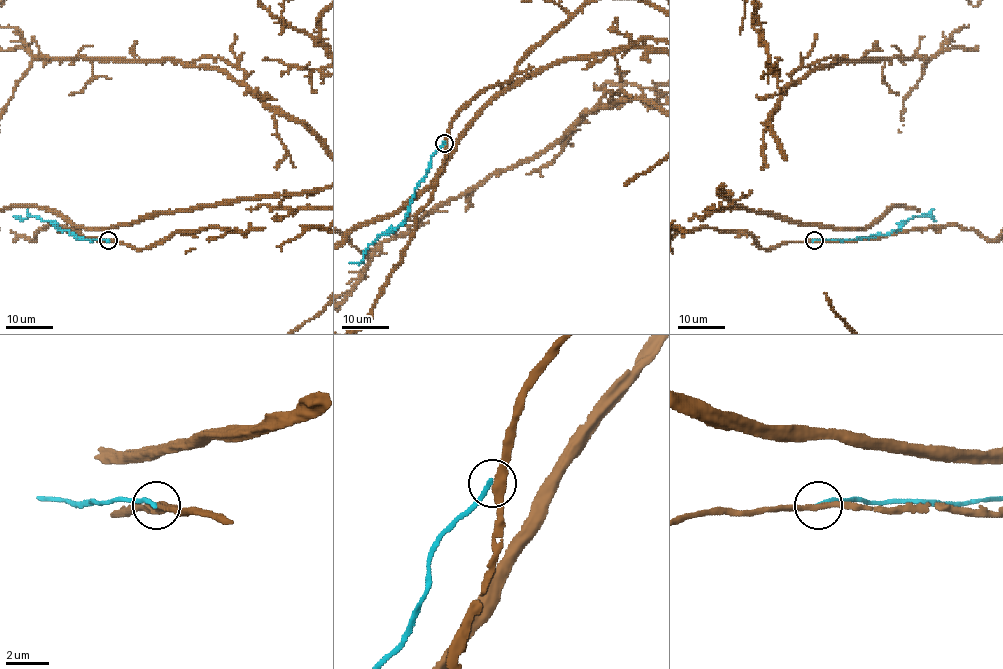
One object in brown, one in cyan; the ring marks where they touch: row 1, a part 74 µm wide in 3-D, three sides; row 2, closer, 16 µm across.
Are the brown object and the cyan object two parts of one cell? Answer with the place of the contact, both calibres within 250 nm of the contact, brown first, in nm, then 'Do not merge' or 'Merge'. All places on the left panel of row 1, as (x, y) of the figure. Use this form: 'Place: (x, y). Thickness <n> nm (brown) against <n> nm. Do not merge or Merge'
Place: (108, 240). Thickness 320 nm (brown) against 190 nm. Do not merge

